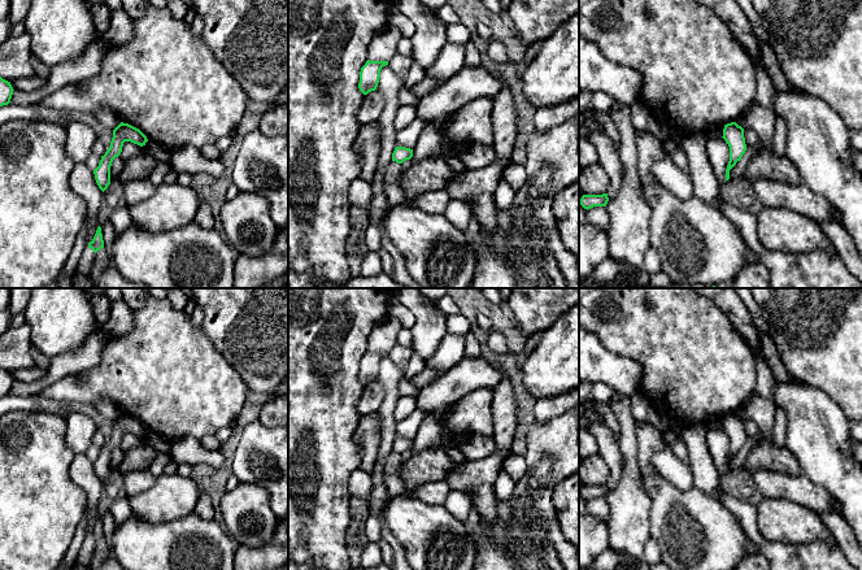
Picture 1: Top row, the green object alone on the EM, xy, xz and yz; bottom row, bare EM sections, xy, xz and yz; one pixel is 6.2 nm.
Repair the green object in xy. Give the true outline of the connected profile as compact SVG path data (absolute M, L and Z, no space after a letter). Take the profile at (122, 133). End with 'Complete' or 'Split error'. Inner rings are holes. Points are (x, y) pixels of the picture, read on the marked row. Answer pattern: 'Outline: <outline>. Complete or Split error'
Outline: M121 122L113 130L113 138L109 149L101 156L99 166L93 170L96 183L99 188L104 192L110 184L110 166L116 157L122 152L125 142L131 142L140 147L145 145L148 142L147 136L136 127Z. Complete

